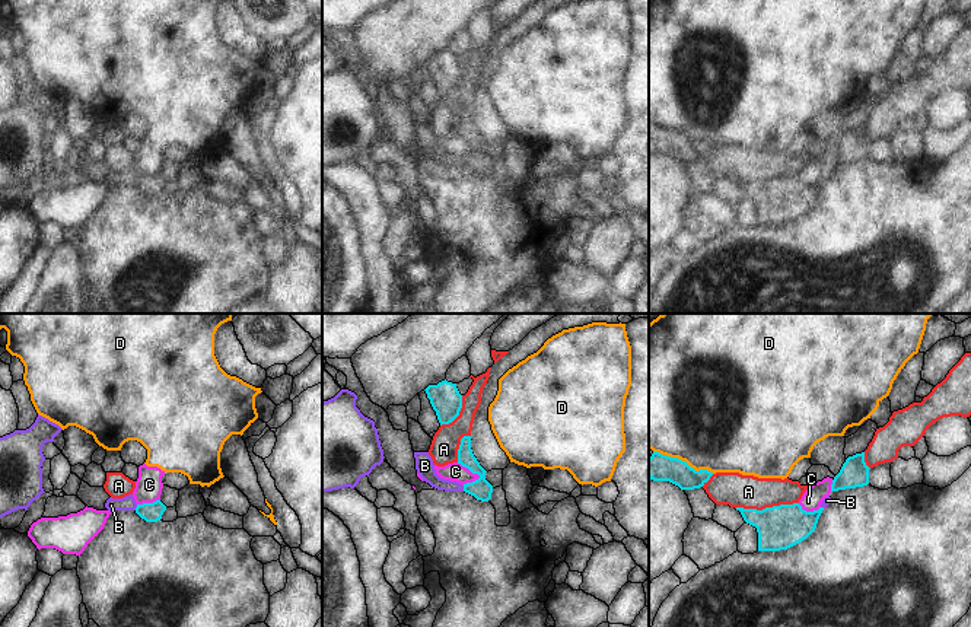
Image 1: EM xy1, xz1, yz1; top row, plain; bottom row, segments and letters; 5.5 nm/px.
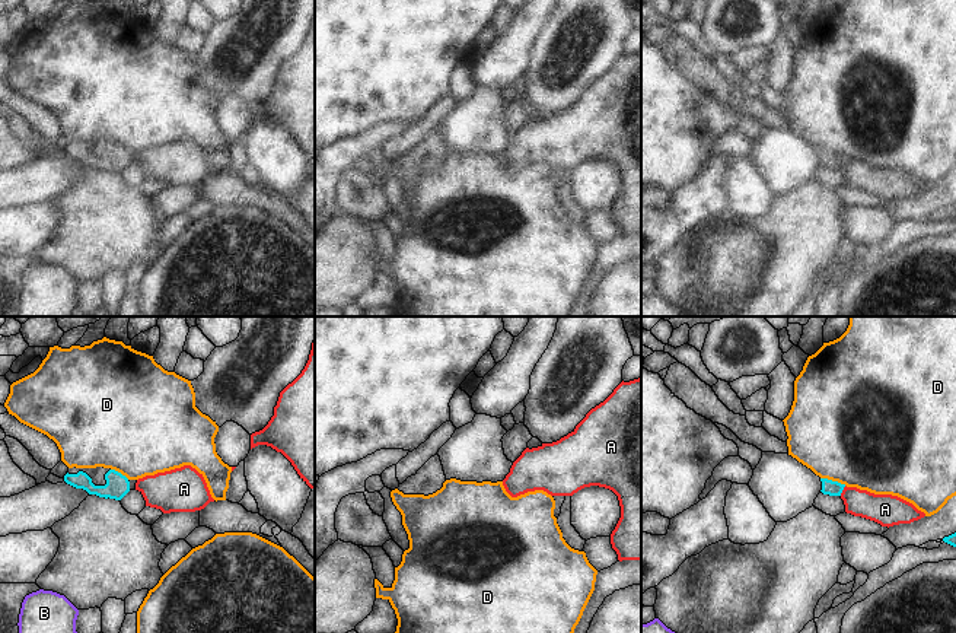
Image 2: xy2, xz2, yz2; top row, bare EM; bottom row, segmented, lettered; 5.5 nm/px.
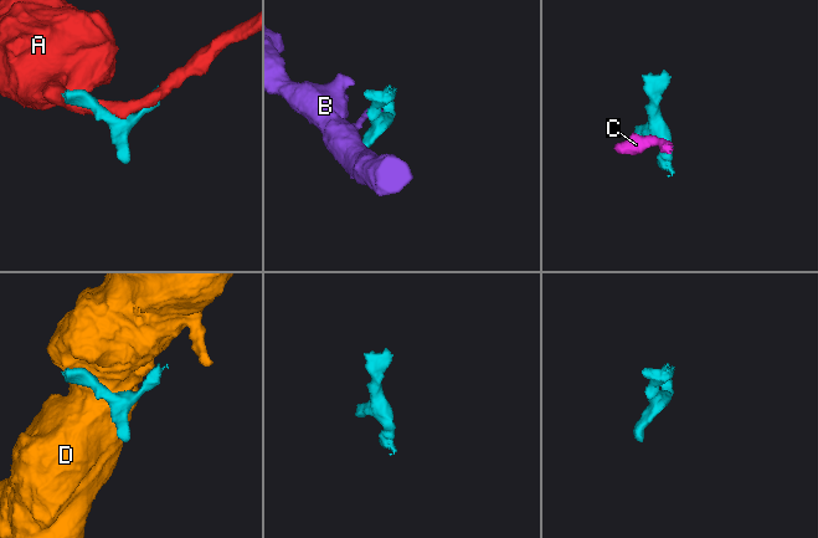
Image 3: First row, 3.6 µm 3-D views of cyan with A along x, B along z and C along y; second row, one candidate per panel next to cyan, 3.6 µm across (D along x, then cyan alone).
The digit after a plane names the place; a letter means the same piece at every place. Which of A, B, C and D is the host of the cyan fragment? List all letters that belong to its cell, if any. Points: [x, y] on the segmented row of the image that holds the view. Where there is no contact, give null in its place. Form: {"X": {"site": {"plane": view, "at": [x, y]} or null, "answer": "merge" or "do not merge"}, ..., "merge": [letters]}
{"A": {"site": {"plane": "yz1", "at": [766, 508]}, "answer": "do not merge"}, "B": {"site": {"plane": "xy1", "at": [136, 508]}, "answer": "do not merge"}, "C": {"site": {"plane": "xz1", "at": [468, 468]}, "answer": "do not merge"}, "D": {"site": {"plane": "yz1", "at": [684, 461]}, "answer": "do not merge"}, "merge": []}

